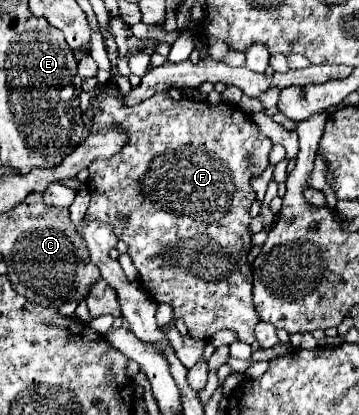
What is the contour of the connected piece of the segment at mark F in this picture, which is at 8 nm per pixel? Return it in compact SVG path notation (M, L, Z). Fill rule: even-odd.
M113 82L103 84L97 92L95 98L99 100L99 110L95 114L95 124L91 128L91 132L101 130L105 126L111 124L119 124L127 136L129 136L129 144L121 148L121 152L117 152L115 156L107 158L107 160L95 160L93 164L89 164L89 180L87 180L87 188L91 192L91 204L87 208L87 220L83 224L87 224L89 220L101 220L101 222L111 222L115 226L115 236L127 244L127 252L133 258L135 268L139 270L139 282L141 286L151 294L151 298L157 304L171 304L175 318L181 318L189 330L189 336L197 338L197 340L209 340L217 330L229 328L235 330L241 342L253 344L255 336L253 336L253 328L259 322L259 316L253 308L253 300L251 300L251 282L253 282L253 274L251 268L247 264L247 254L251 250L251 236L247 232L247 226L251 222L249 216L249 208L255 200L255 190L251 188L251 176L262 173L269 165L268 154L273 146L273 142L257 128L257 124L249 122L251 114L243 112L237 104L229 104L229 102L219 102L219 104L211 104L211 102L201 102L201 100L173 100L167 92L157 92L151 98L133 104L133 106L125 106L123 104L123 94L119 88L115 88ZM249 154L255 154L255 162L249 164ZM121 216L127 216L127 222L119 220Z

